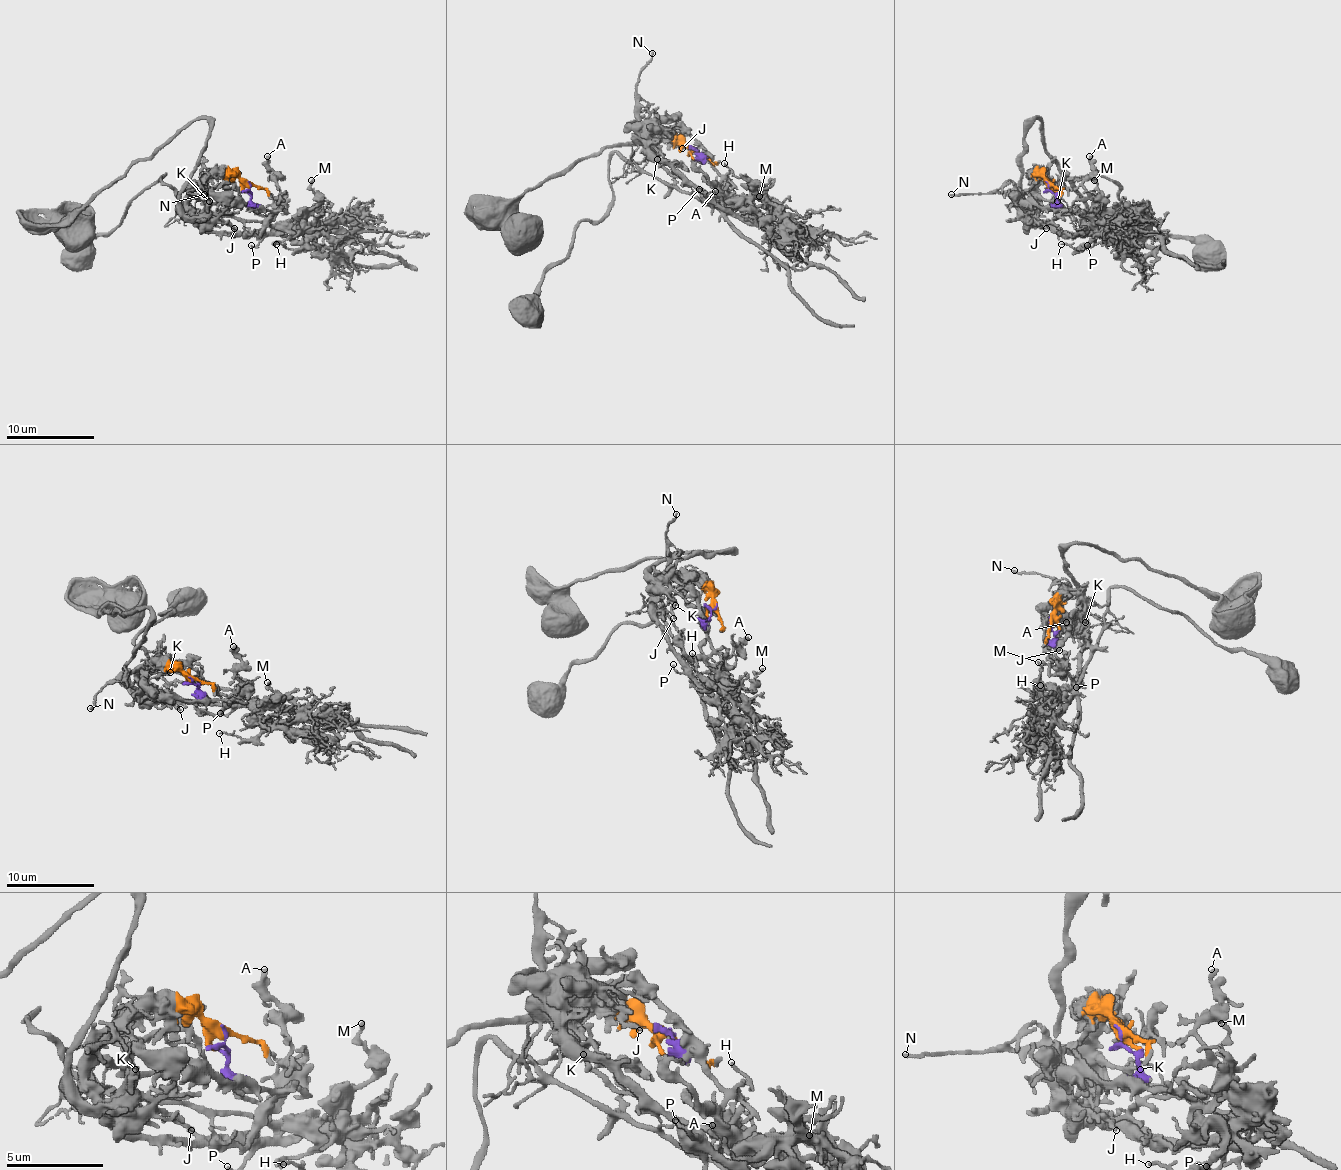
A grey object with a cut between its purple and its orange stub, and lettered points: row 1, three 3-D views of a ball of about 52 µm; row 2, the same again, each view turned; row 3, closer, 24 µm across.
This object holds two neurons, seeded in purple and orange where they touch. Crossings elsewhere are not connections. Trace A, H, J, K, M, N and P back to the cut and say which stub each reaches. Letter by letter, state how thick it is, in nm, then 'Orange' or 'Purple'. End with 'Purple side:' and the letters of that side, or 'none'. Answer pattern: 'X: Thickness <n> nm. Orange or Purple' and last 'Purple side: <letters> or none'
A: Thickness 400 nm. Purple
H: Thickness 130 nm. Purple
J: Thickness 180 nm. Orange
K: Thickness 200 nm. Orange
M: Thickness 200 nm. Purple
N: Thickness 160 nm. Orange
P: Thickness 160 nm. Orange
Purple side: A, H, M

